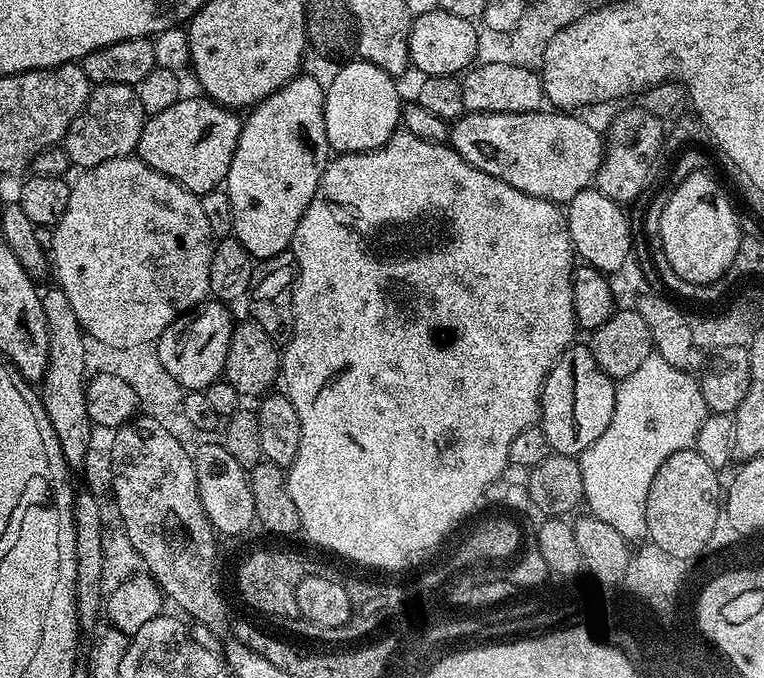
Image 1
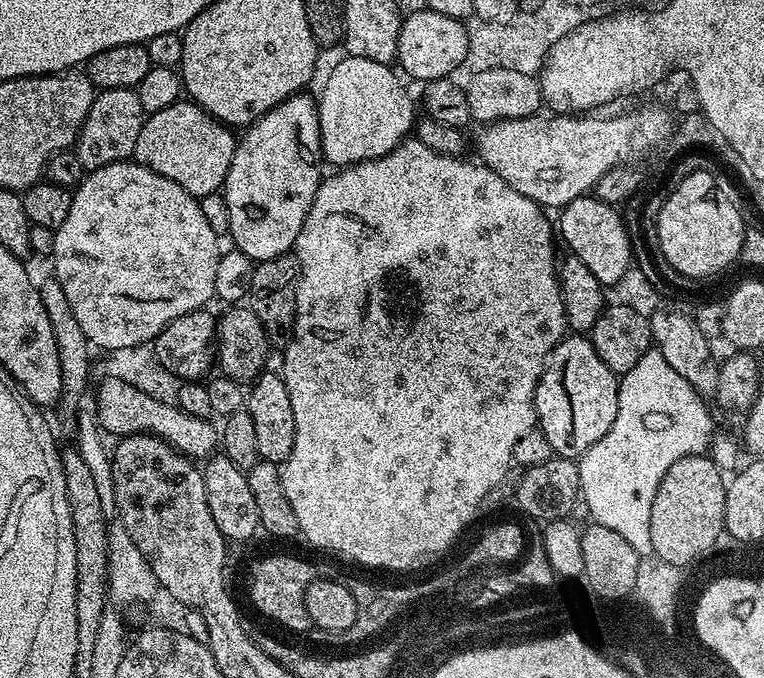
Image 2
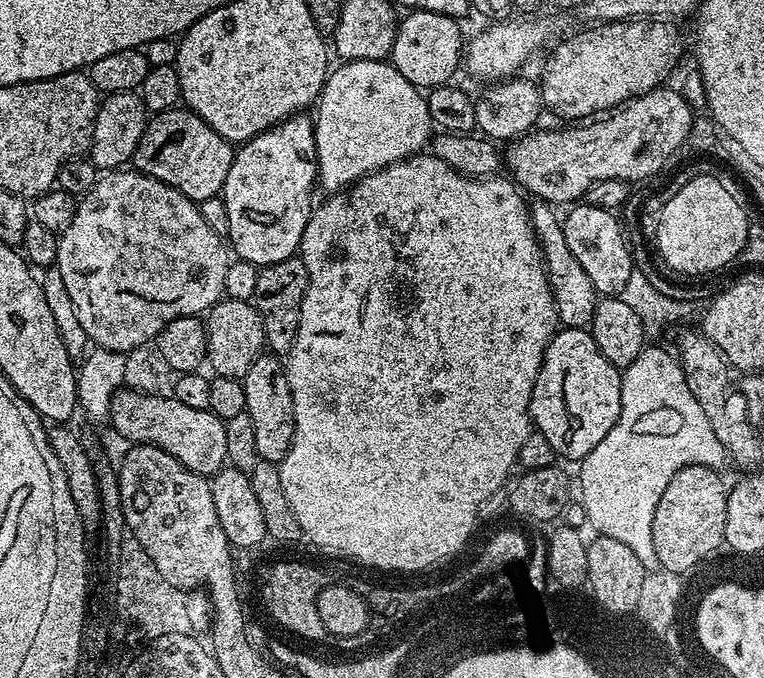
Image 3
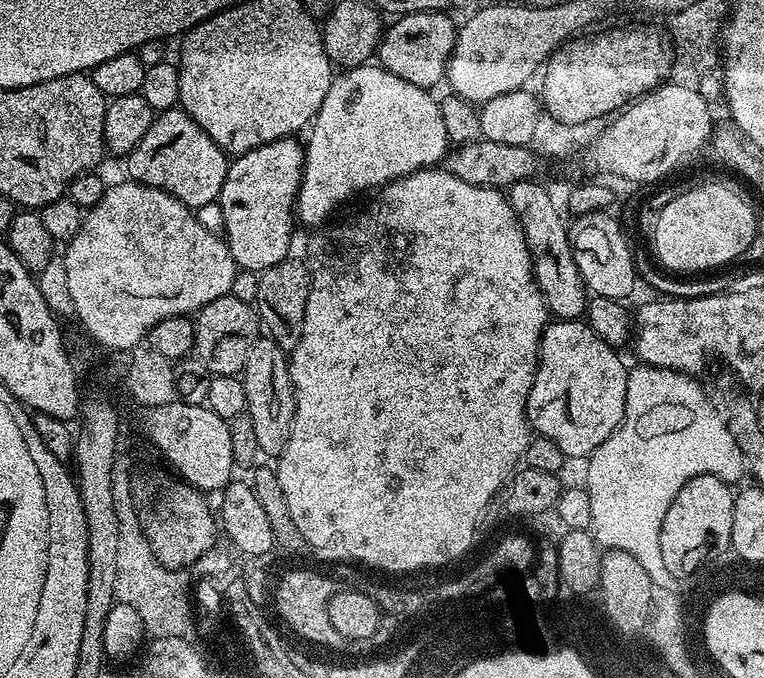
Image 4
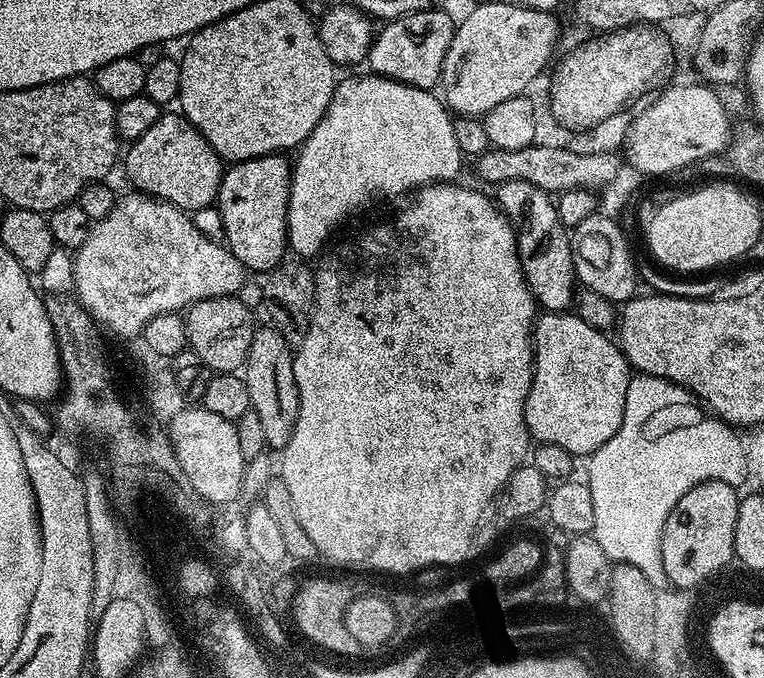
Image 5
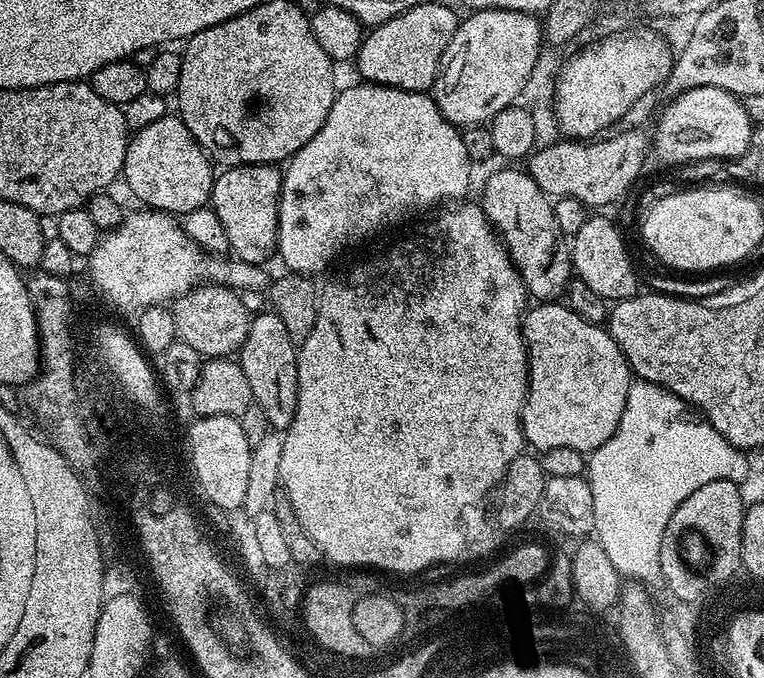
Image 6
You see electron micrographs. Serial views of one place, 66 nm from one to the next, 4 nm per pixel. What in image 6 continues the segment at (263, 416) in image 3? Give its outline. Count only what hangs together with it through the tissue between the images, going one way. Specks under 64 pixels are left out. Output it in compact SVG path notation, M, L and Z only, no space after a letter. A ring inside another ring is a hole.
M265 310L249 319L246 342L240 347L238 363L242 374L246 374L246 382L250 382L253 401L276 430L288 429L298 406L297 351L297 341L286 334L286 326L275 312Z

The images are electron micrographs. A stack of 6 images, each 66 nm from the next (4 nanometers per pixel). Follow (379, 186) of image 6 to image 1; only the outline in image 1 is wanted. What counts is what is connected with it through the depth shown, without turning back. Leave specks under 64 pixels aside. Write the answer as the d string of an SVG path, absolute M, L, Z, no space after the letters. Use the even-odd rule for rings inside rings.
M353 58L349 64L344 64L332 76L332 81L327 81L324 93L324 117L326 118L326 138L328 147L333 153L369 152L381 148L392 135L397 132L402 124L402 99L396 89L397 81L386 70L374 66L368 60Z

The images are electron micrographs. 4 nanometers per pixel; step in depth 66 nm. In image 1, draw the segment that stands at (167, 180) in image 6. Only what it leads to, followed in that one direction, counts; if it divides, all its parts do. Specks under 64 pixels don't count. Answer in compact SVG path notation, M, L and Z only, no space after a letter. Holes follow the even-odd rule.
M195 95L189 100L188 97L181 98L174 102L174 106L166 106L166 110L148 116L142 126L135 155L186 190L203 194L227 181L242 120L233 109L215 104L203 95Z

